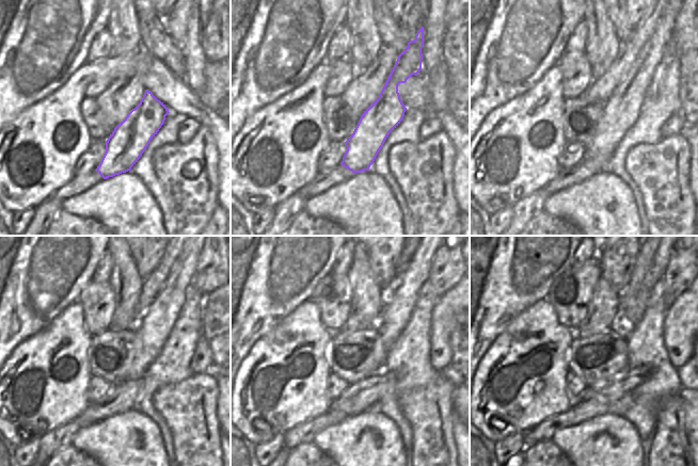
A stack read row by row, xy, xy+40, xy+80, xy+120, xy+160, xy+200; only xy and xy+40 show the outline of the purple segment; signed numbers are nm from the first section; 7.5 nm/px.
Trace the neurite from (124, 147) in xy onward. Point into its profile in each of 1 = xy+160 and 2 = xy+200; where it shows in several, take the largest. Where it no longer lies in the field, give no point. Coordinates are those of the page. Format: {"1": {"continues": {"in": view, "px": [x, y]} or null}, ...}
{"1": {"continues": {"in": "xy+160", "px": [396, 315]}}, "2": {"continues": {"in": "xy+200", "px": [661, 257]}}}

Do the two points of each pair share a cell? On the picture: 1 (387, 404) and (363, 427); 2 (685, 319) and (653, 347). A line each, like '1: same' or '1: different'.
1: different
2: different

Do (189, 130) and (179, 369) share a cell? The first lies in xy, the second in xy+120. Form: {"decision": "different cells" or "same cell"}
{"decision": "different cells"}

